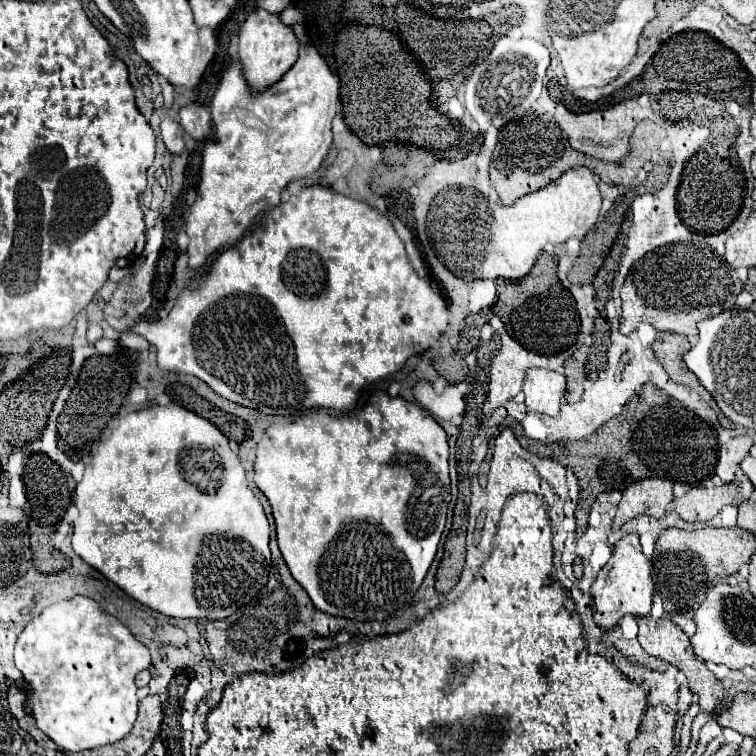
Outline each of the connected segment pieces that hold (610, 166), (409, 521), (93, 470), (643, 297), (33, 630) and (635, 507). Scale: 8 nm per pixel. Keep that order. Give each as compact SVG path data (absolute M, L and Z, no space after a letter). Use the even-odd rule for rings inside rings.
M533 110L533 113L523 113L523 117L515 117L515 121L507 121L507 125L503 125L503 129L499 129L499 141L509 143L511 155L519 155L519 167L523 167L523 179L537 179L537 189L549 185L551 181L561 177L565 171L579 167L579 165L589 167L605 183L623 185L623 161L605 163L601 159L575 151L567 143L565 132L549 113L538 114Z
M373 391L373 395L365 401L363 407L357 407L349 413L329 415L321 411L307 413L299 417L297 421L271 425L267 429L267 435L271 441L261 441L257 445L257 461L255 461L255 483L257 487L267 495L273 517L277 525L277 541L279 549L283 553L283 559L295 577L295 581L301 583L301 587L309 593L313 605L329 615L335 617L349 617L355 621L373 621L373 619L385 619L393 615L399 607L409 603L419 589L431 561L435 559L437 545L445 527L445 513L447 505L451 501L451 489L449 489L449 447L447 447L447 435L443 427L419 405L405 401L403 397L391 397L387 391Z
M175 403L161 407L153 405L141 411L127 413L123 418L115 418L107 423L100 437L91 447L93 455L87 463L83 479L75 487L73 503L79 511L77 519L73 521L73 549L75 553L89 563L91 567L99 569L109 581L119 585L127 595L137 599L139 603L171 617L205 617L205 619L225 619L235 613L241 605L249 603L267 583L269 565L271 565L271 551L269 551L269 519L261 501L257 499L255 491L249 487L245 469L237 457L237 453L229 447L229 439L207 419L199 417L197 413L179 407Z
M705 235L705 241L671 241L669 245L659 245L659 249L649 249L631 267L621 289L621 333L631 333L639 323L647 321L658 333L671 331L695 337L695 325L705 317L733 307L737 293L743 289L735 269L723 261L723 253L723 247L713 247L713 237L709 235ZM655 265L661 269L655 269Z
M85 595L43 609L17 639L17 667L31 685L31 713L61 751L77 753L127 737L137 719L135 675L149 667L149 649Z
M659 477L641 479L623 491L623 499L613 519L613 527L619 529L625 521L637 515L663 517L671 501L673 501L673 485L669 479Z

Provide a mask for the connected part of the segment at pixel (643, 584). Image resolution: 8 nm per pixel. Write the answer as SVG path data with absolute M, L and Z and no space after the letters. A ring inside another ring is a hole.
M627 533L621 537L621 541L615 545L611 559L607 565L597 573L593 585L591 585L591 597L593 597L593 617L595 623L611 629L615 627L623 615L631 613L635 617L649 615L651 609L651 595L653 595L653 579L651 579L651 563L641 551L639 535Z

